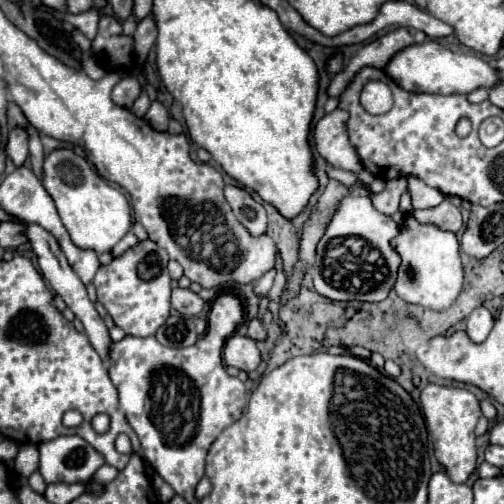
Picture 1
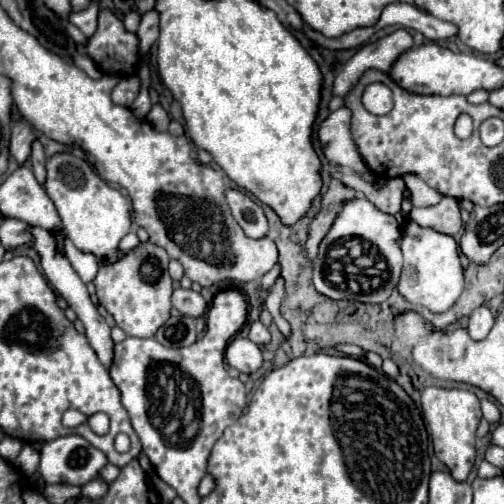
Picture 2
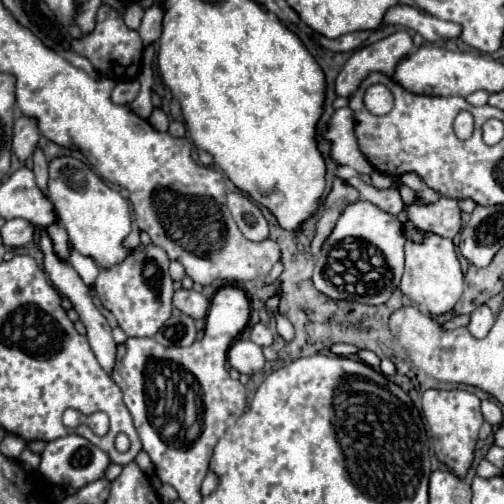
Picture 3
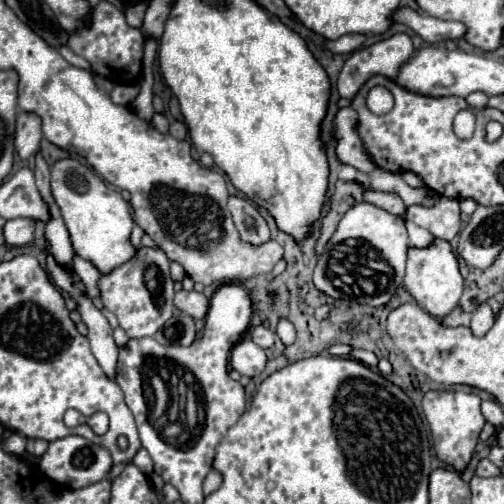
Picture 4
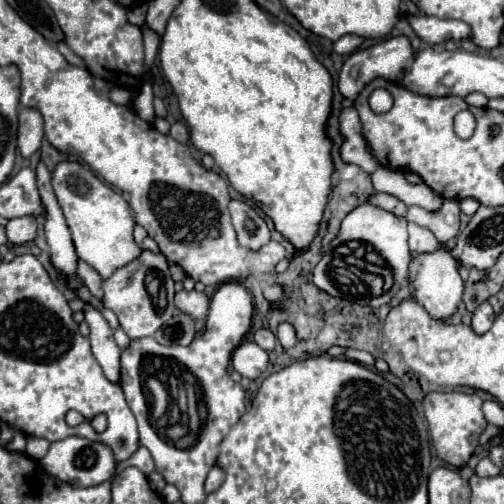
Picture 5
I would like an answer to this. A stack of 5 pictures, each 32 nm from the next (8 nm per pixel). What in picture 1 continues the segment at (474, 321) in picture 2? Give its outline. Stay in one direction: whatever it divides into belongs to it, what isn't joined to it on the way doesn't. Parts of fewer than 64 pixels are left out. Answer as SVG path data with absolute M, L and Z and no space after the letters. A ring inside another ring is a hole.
M484 306L476 308L476 310L466 318L466 334L468 334L468 338L470 338L472 342L476 342L476 344L482 344L482 342L488 338L492 326L494 326L494 316L492 316Z

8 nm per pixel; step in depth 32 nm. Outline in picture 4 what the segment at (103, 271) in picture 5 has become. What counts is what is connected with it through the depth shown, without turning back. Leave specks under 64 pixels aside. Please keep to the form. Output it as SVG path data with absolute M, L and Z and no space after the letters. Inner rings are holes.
M62 158L50 166L50 186L78 256L90 260L104 274L134 256L136 248L128 240L134 220L130 204L118 190L108 188L102 178L76 158Z

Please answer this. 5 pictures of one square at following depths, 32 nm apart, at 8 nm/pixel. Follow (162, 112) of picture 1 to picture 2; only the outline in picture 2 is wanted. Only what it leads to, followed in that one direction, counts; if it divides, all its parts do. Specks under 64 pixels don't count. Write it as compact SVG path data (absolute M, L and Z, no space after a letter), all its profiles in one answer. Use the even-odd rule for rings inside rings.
M154 104L152 110L148 112L146 120L152 124L152 128L156 128L158 132L166 132L168 130L168 122L170 122L170 116L168 112L160 106L160 104Z

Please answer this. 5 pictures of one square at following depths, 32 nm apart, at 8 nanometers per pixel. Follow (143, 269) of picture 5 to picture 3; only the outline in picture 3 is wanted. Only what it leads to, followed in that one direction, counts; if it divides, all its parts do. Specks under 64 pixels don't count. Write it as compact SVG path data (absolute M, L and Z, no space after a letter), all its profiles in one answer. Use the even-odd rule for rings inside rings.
M140 244L120 264L112 268L100 268L100 274L94 284L96 294L102 306L116 316L118 326L128 336L154 336L158 328L170 318L174 288L172 278L168 274L168 264L170 258L162 248L154 244Z

